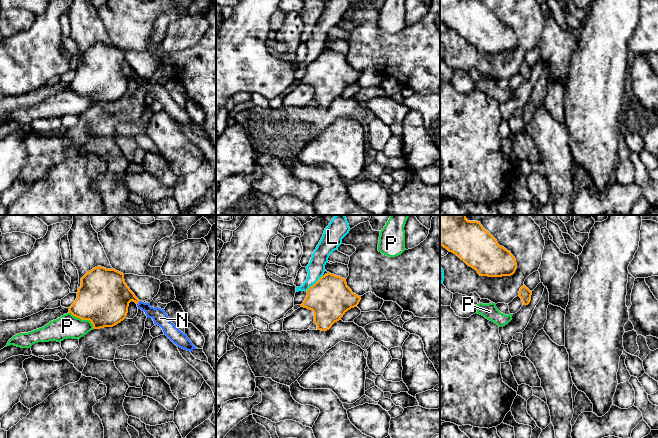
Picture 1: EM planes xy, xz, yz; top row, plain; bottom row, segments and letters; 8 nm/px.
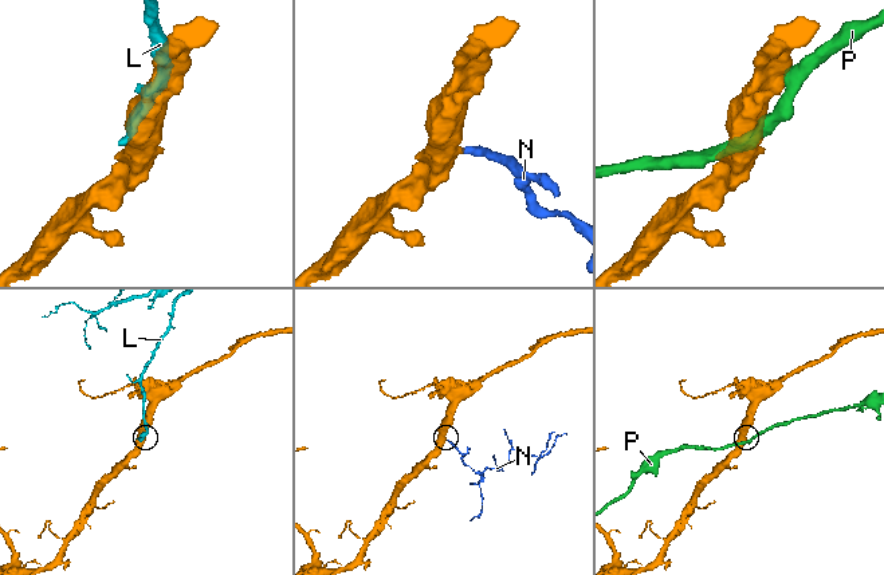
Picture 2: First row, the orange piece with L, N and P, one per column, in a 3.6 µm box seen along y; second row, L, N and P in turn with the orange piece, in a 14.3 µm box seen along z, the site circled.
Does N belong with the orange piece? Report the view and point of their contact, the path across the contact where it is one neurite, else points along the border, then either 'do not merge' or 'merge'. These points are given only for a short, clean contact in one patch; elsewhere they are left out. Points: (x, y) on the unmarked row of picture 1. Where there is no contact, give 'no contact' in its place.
contact xy (138, 77); way xy (107, 74), (134, 74), (138, 77), (160, 94); merge

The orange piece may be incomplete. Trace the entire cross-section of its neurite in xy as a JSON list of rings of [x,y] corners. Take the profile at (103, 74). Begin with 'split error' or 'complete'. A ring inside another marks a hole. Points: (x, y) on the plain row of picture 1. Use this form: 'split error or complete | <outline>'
split error | [[[97,42],[81,54],[77,74],[69,83],[69,89],[89,96],[93,105],[113,103],[126,94],[131,77],[145,88],[147,94],[152,94],[154,100],[160,102],[164,111],[178,123],[190,128],[197,125],[187,111],[171,98],[164,85],[140,77],[125,59],[124,50],[113,44]]]

